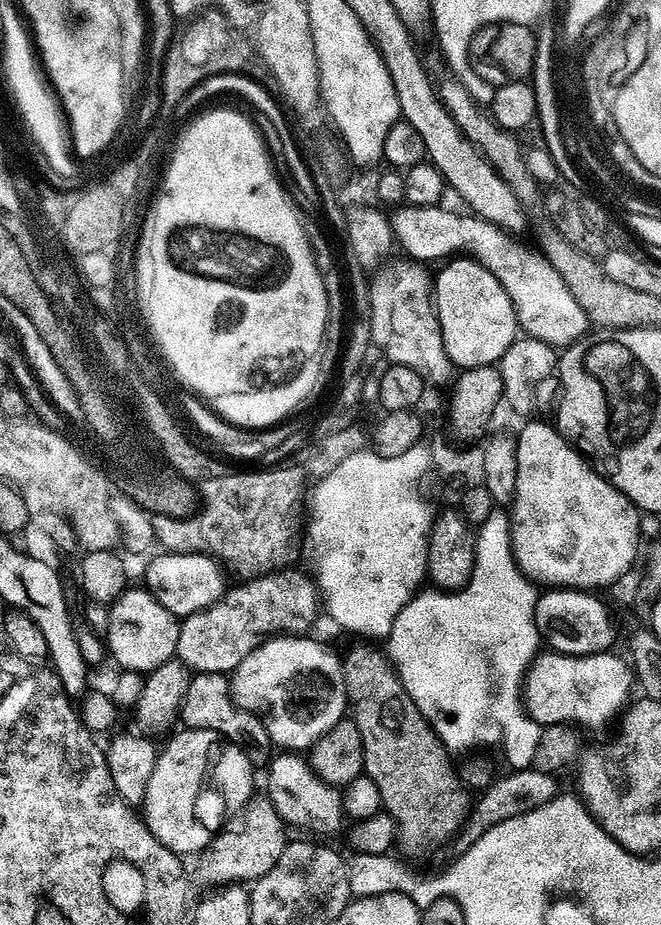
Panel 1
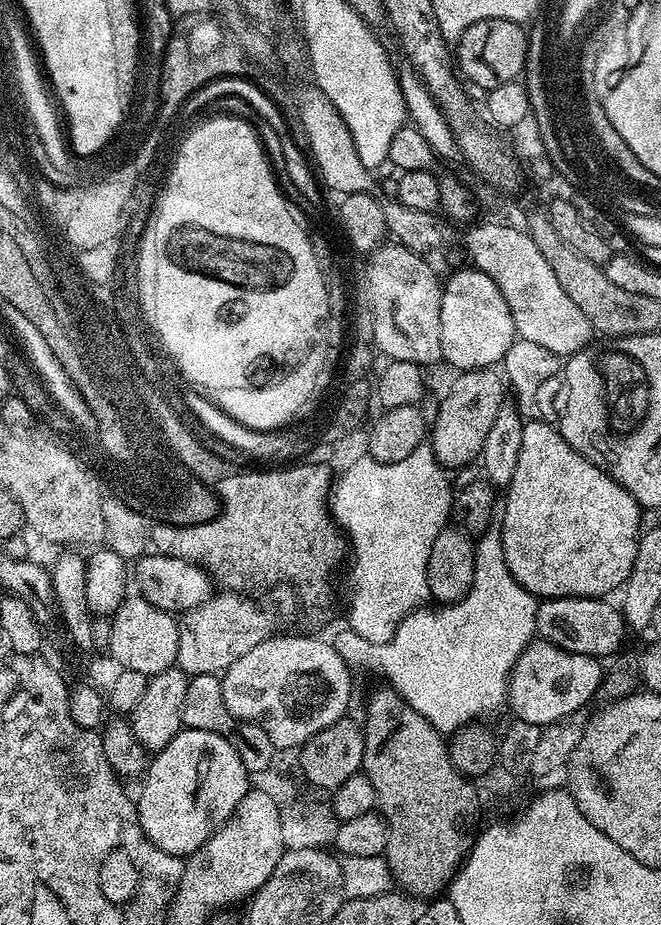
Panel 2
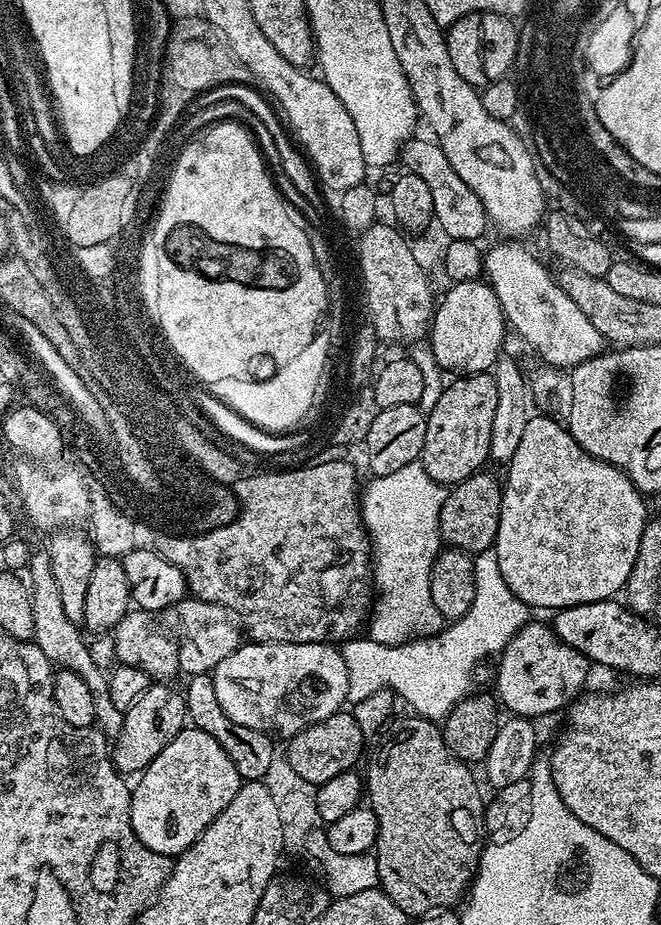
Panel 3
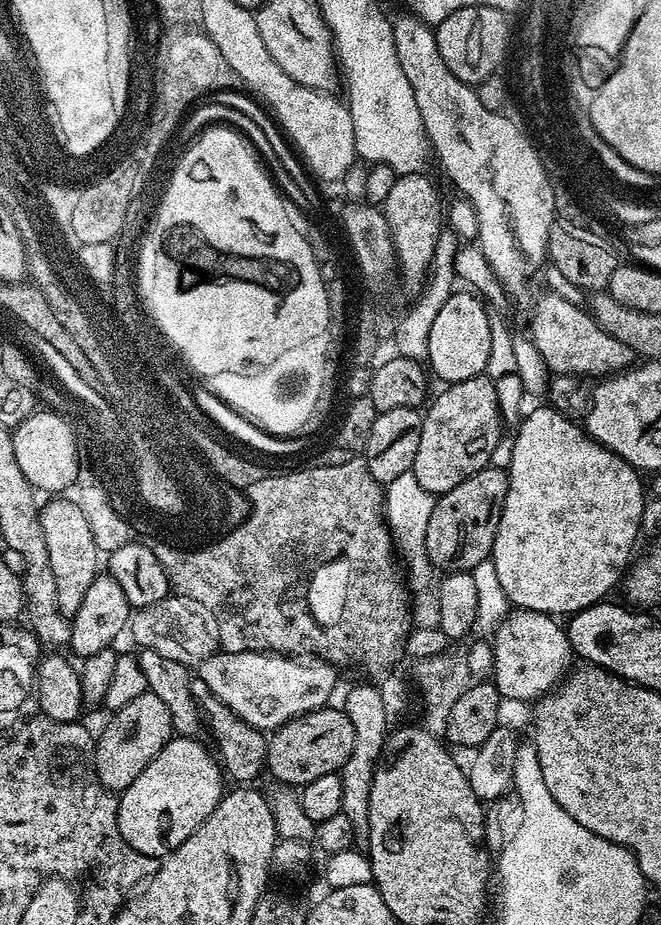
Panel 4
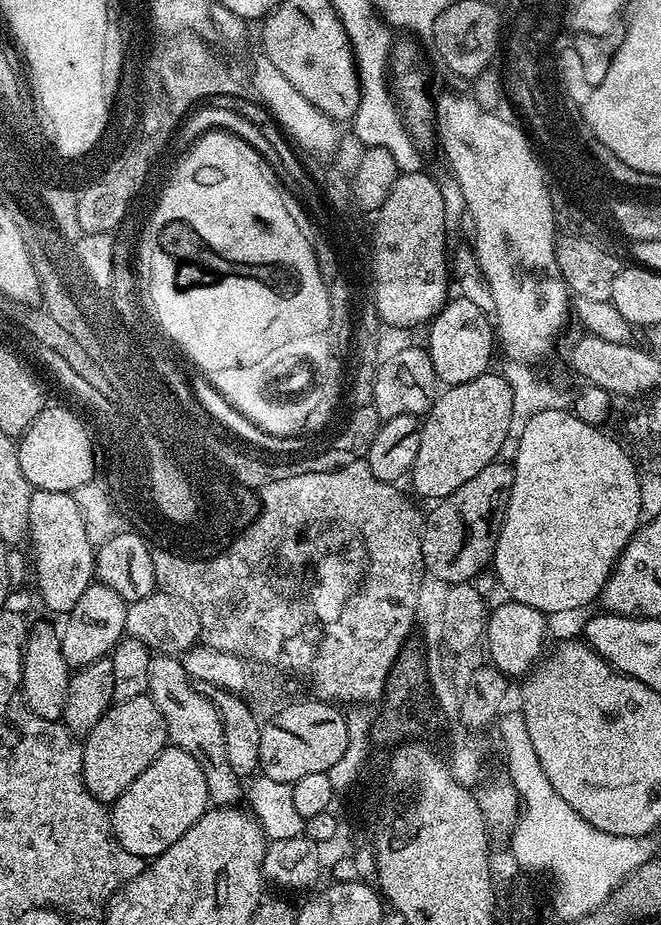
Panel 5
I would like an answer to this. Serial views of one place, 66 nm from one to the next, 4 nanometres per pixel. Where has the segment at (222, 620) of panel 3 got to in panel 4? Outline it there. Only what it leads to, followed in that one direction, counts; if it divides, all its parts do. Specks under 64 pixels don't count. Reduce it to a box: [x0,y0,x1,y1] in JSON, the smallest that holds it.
[131,594,220,670]

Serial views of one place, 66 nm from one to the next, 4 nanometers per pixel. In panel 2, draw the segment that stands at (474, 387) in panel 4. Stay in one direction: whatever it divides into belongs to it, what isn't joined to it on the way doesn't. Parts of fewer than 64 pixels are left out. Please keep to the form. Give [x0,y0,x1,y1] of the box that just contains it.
[430,367,506,469]

